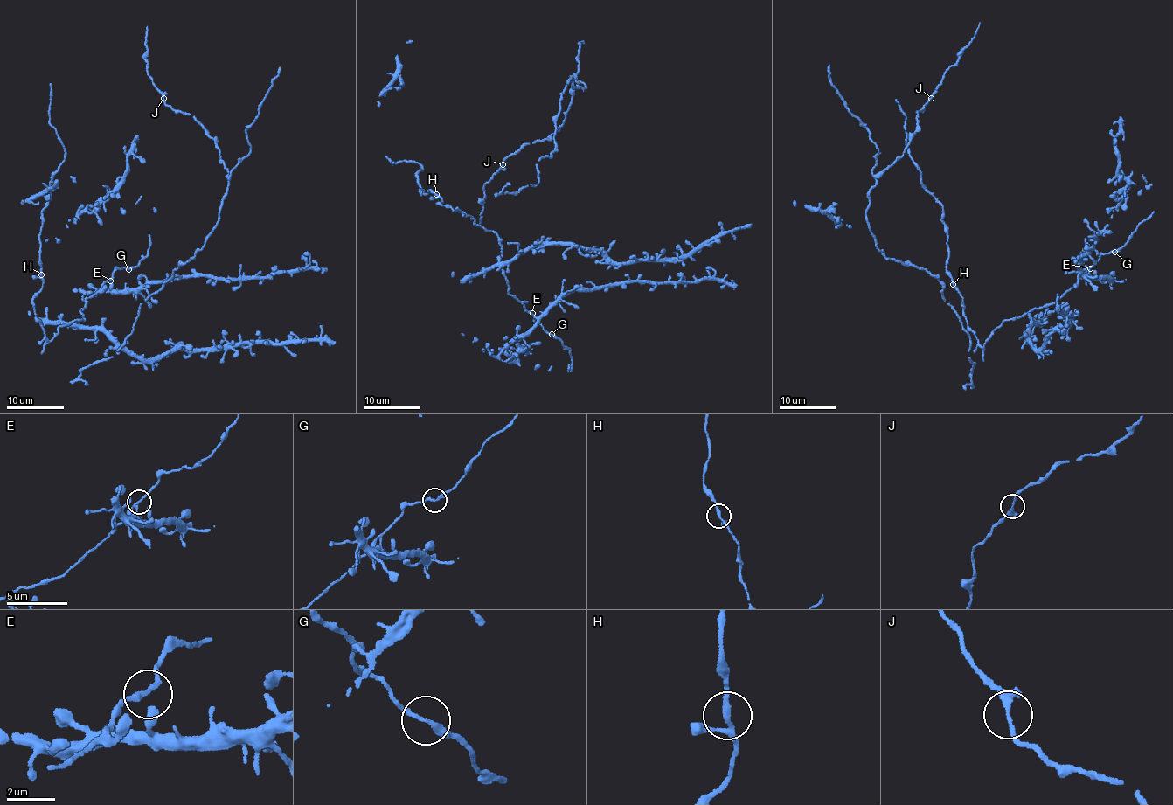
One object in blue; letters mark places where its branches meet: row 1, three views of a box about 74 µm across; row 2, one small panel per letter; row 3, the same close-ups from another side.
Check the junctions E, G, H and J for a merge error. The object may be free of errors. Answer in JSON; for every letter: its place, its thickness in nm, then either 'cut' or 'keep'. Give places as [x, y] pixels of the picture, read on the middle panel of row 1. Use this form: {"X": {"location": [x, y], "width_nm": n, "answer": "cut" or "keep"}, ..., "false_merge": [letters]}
{"E": {"location": [532, 313], "width_nm": 170, "answer": "keep"}, "G": {"location": [551, 334], "width_nm": 200, "answer": "keep"}, "H": {"location": [436, 194], "width_nm": 180, "answer": "keep"}, "J": {"location": [503, 164], "width_nm": 160, "answer": "keep"}, "false_merge": []}

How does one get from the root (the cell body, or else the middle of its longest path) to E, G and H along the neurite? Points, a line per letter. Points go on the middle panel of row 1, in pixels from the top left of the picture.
E: (542, 236), (538, 242), (508, 260), (502, 262), (499, 255), (501, 253), (499, 268), (507, 290), (532, 313)
G: (542, 236), (538, 242), (508, 260), (500, 261), (501, 253), (499, 268), (509, 293), (551, 334)
H: (542, 236), (524, 253), (502, 262), (496, 235), (476, 225), (469, 215), (436, 204), (442, 201), (437, 194)

